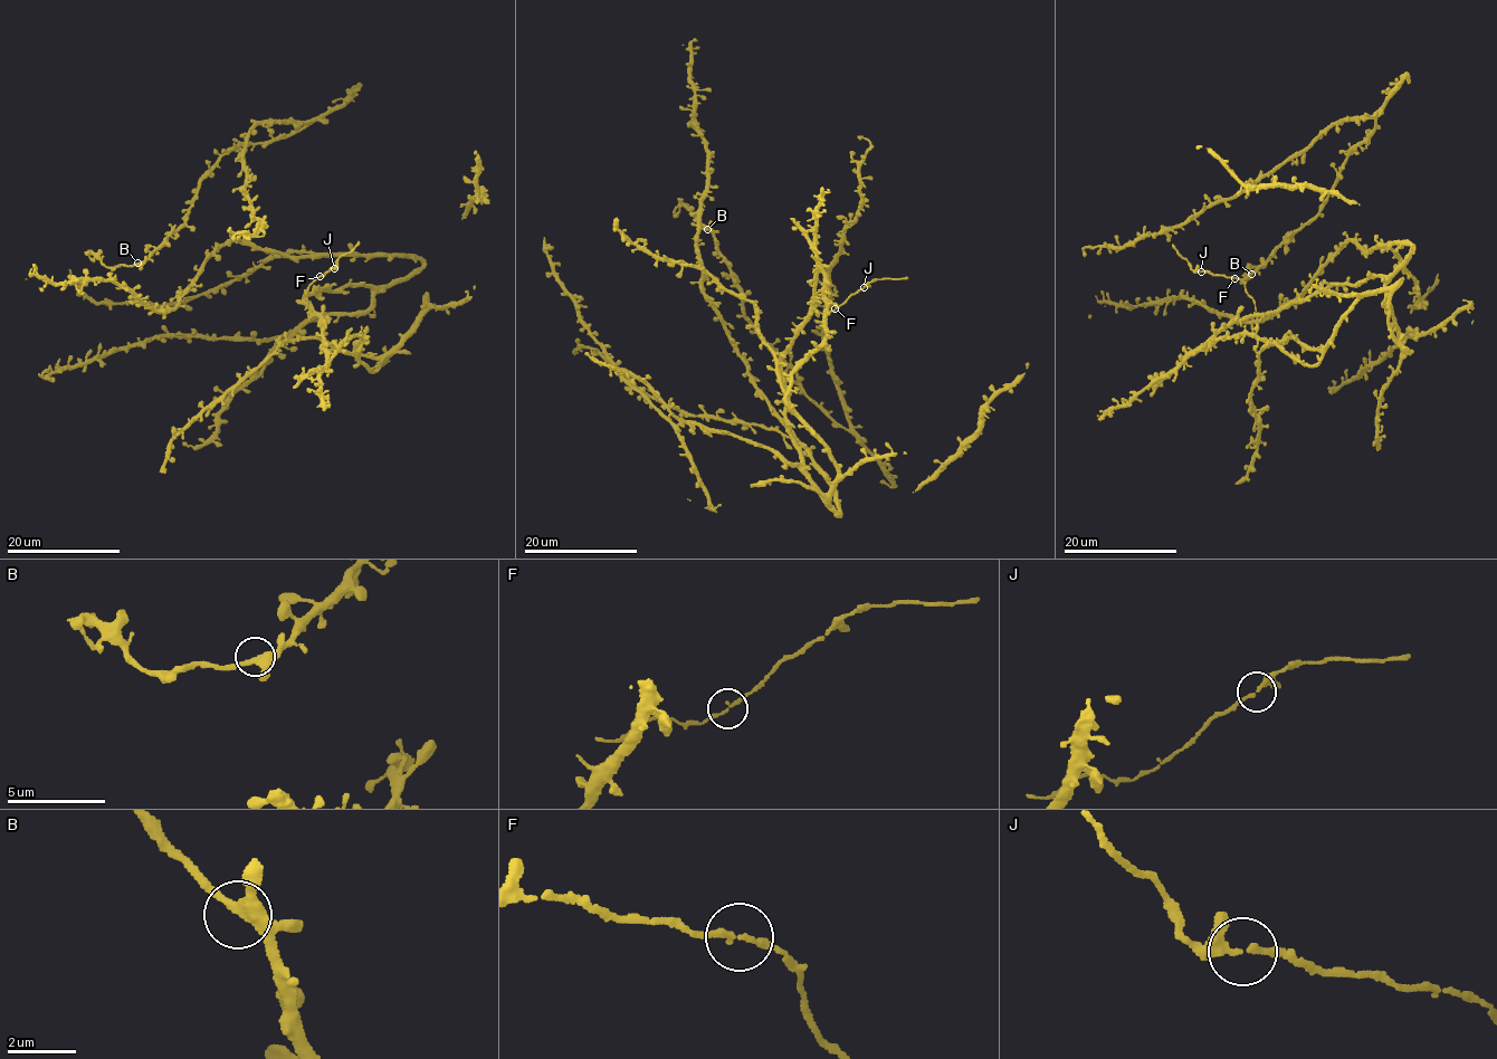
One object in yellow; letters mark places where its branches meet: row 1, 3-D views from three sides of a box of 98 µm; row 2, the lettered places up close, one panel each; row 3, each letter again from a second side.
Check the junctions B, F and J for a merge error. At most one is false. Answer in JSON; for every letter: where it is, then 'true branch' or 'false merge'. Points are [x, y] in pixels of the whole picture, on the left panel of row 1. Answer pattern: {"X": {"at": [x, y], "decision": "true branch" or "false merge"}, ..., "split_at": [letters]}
{"B": {"at": [137, 263], "decision": "true branch"}, "F": {"at": [320, 276], "decision": "true branch"}, "J": {"at": [334, 268], "decision": "true branch"}, "split_at": []}

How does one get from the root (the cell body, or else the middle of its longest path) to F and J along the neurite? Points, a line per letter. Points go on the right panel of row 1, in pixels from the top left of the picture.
F: (1365, 251), (1408, 242), (1413, 249), (1392, 274), (1327, 285), (1266, 315), (1256, 311), (1255, 299), (1235, 277)
J: (1365, 251), (1408, 242), (1413, 249), (1392, 274), (1327, 285), (1266, 315), (1256, 311), (1239, 279), (1201, 270)

